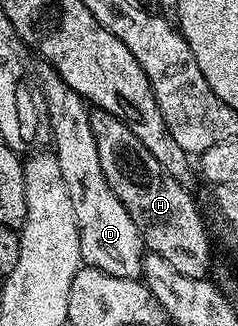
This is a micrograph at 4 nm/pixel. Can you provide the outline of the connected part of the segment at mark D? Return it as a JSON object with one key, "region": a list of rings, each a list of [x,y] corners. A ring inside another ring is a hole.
{"region":[[[48,65],[42,68],[41,79],[45,84],[42,87],[40,84],[39,91],[43,96],[43,111],[47,116],[47,127],[53,130],[52,146],[59,161],[59,173],[63,173],[71,205],[75,205],[81,262],[103,273],[111,273],[111,277],[141,279],[147,248],[131,213],[123,209],[123,201],[115,197],[111,185],[107,185],[107,177],[103,175],[99,145],[95,145],[95,133],[91,133],[90,104],[59,77],[56,69]]]}

